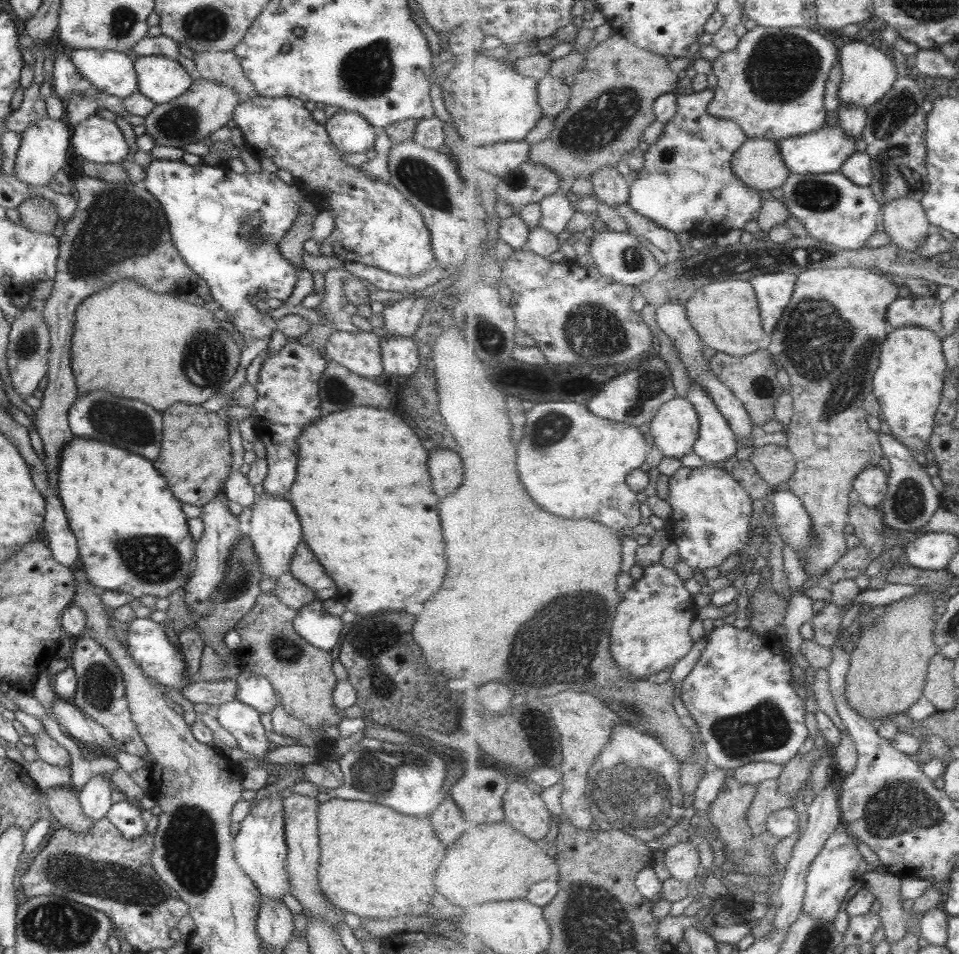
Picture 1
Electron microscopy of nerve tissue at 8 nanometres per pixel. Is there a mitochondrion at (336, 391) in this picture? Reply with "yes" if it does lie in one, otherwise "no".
yes

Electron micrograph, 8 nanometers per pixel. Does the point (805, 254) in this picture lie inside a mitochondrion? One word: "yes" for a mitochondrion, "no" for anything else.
yes

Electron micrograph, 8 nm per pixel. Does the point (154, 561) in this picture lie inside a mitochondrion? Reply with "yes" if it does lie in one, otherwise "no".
yes

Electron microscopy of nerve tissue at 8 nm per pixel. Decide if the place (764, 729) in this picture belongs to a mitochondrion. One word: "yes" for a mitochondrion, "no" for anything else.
yes

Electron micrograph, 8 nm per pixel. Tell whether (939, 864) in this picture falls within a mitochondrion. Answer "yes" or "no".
no

